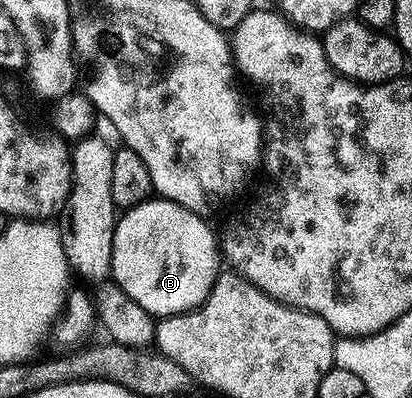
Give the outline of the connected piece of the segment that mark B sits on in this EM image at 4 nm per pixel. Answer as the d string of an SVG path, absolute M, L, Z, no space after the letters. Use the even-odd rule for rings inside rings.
M150 197L145 202L128 208L118 218L113 238L112 282L154 317L181 315L185 311L194 311L211 293L223 267L218 236L205 223L208 222L202 216L191 213L191 209L183 209L183 205L175 205L175 201L160 197Z

